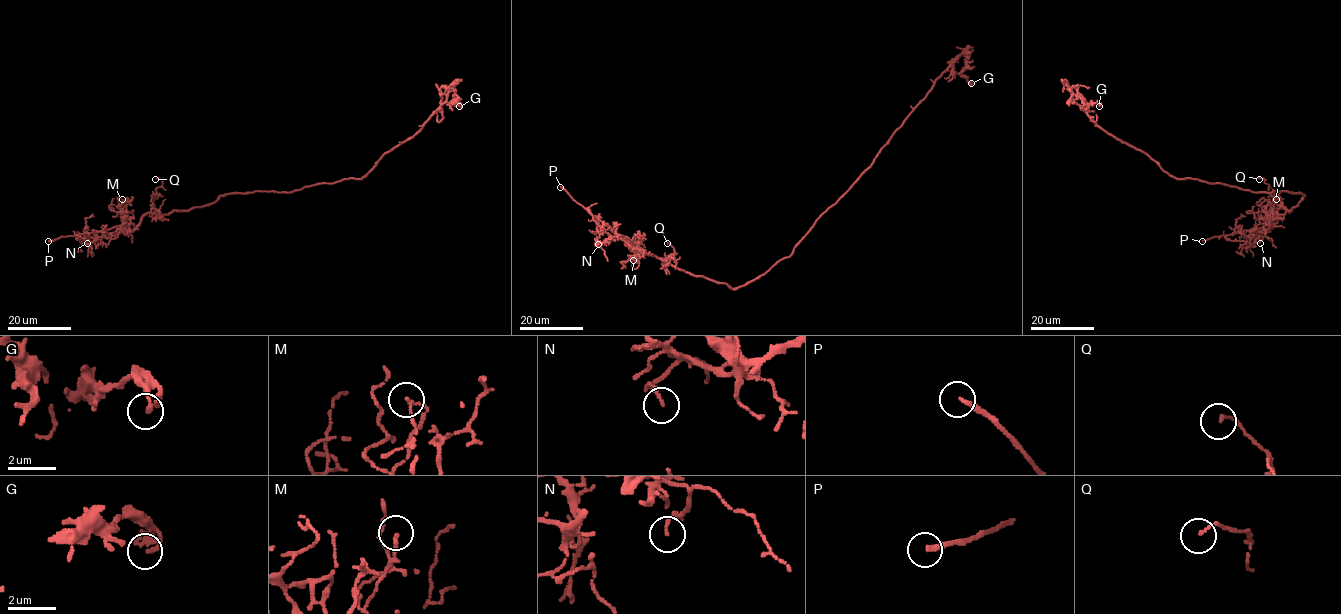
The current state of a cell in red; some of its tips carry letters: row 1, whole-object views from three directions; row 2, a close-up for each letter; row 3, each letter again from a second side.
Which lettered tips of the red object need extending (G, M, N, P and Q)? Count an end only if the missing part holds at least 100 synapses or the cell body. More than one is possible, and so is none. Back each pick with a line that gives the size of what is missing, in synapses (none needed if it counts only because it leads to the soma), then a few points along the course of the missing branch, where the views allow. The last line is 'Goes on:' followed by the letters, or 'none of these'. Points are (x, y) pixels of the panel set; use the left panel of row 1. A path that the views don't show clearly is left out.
P: (48, 241), (43, 244), (30, 242)
Goes on: P

